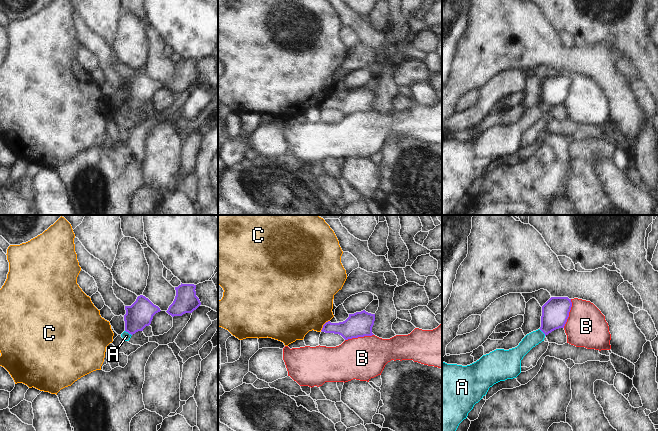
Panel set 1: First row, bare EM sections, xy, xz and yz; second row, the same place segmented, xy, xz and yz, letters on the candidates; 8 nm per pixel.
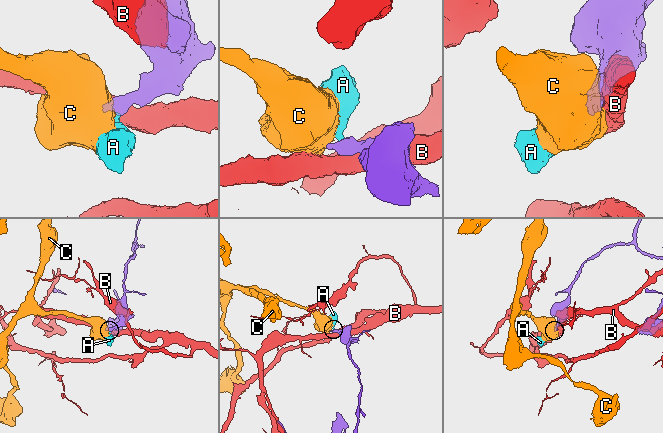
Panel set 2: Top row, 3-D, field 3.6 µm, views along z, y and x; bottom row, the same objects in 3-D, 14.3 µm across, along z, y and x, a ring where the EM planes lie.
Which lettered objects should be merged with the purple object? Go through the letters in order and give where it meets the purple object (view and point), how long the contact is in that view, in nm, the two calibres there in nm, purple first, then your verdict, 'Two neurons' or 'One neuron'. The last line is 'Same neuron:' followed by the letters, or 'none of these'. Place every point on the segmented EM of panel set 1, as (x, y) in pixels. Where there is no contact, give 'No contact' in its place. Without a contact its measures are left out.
A: Touches purple at xy (128, 332). Shared border 70 nm. Thickness 200 nm (purple) against 70 nm. One neuron
B: Touches purple at xz (359, 336). Shared border 240 nm. Thickness 200 nm (purple) against 340 nm. Two neurons
C: Touches purple at xz (323, 325). Shared border 120 nm. Thickness 180 nm (purple) against 480 nm. Two neurons
Same neuron: A.

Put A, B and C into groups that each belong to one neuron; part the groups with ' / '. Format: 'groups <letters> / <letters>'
groups A / B / C

